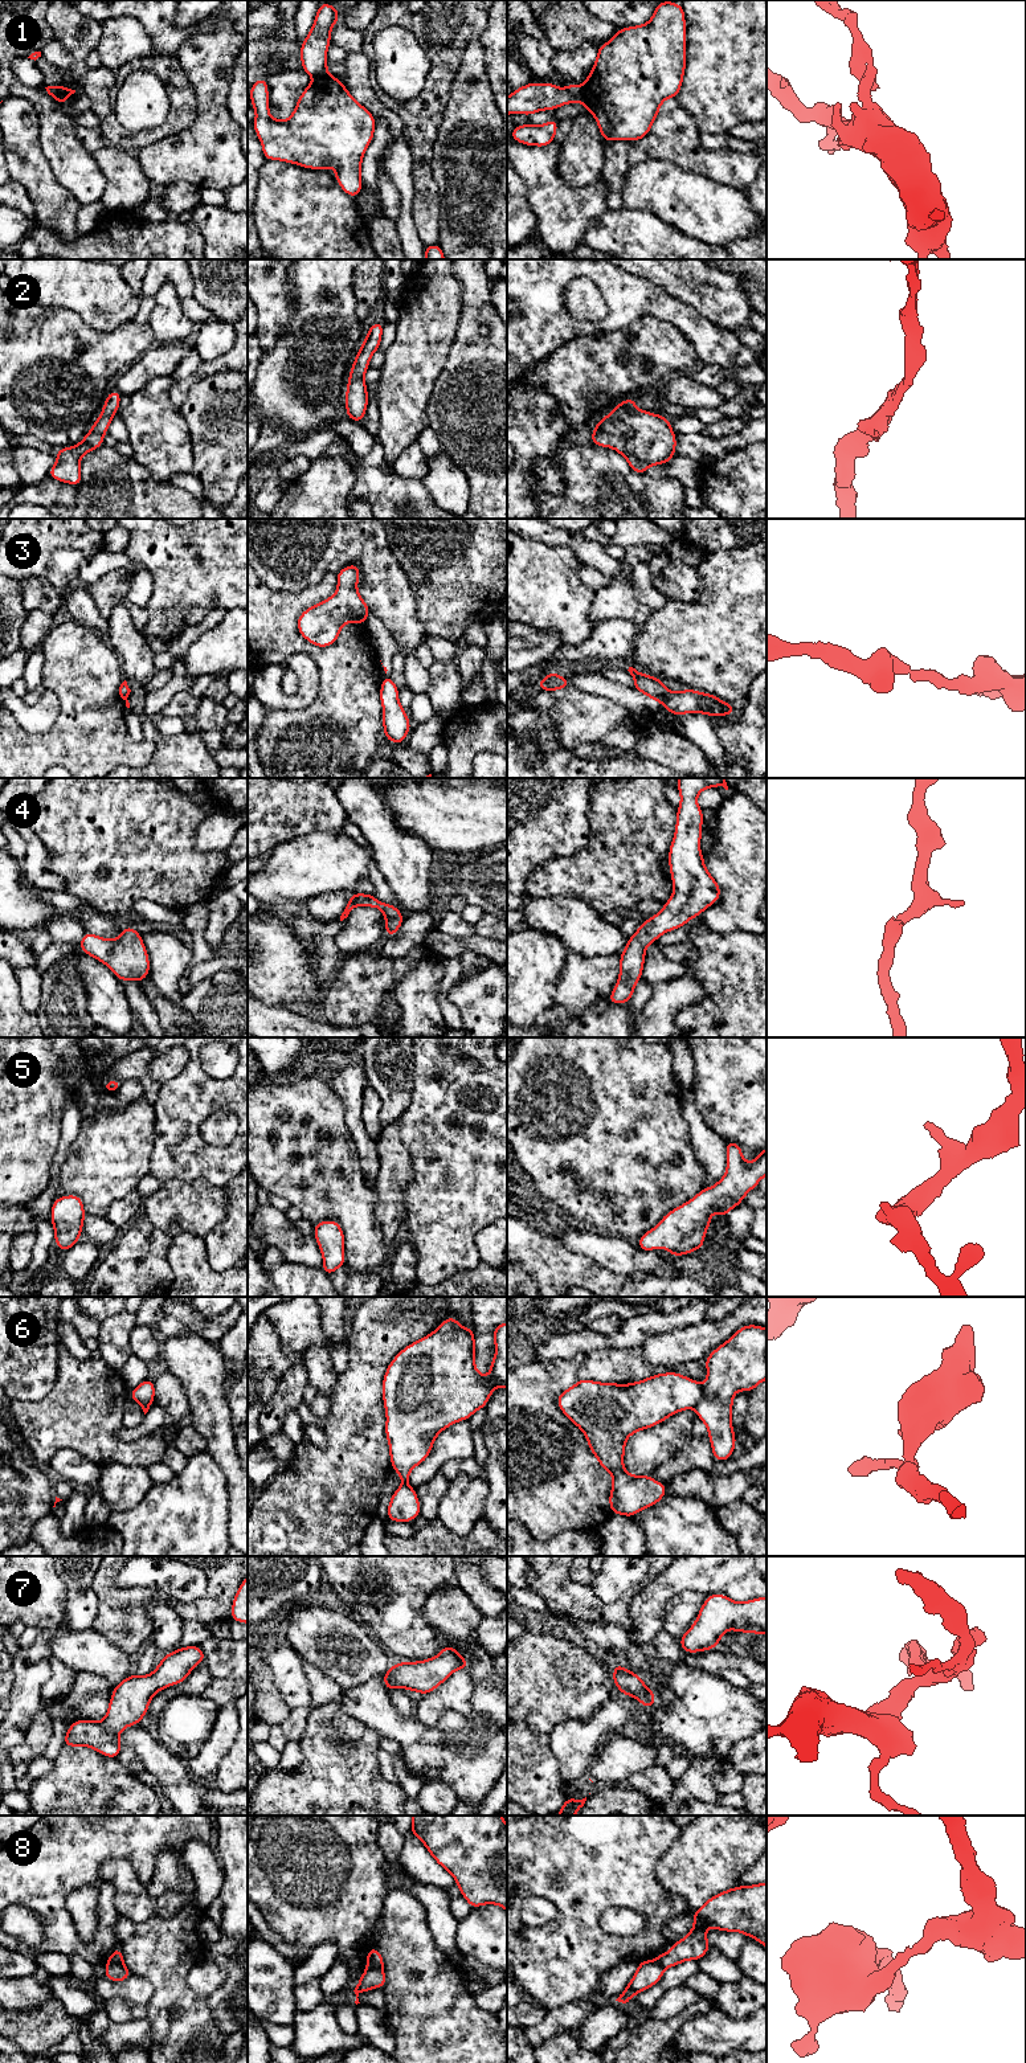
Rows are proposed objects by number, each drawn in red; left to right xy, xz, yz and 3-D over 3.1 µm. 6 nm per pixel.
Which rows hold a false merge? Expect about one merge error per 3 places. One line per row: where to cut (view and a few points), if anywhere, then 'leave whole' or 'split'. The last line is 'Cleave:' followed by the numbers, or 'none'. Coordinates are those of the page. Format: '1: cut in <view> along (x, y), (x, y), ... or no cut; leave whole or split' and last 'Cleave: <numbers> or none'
1: cut in xy along (65, 87), (60, 102); split
2: no cut; leave whole
3: cut in yz along (669, 691), (662, 700); split
4: no cut; leave whole
5: no cut; leave whole
6: cut in yz along (703, 1386), (703, 1394), (694, 1407); split
7: no cut; leave whole
8: cut in xy along (122, 1961), (110, 1961), (107, 1964); split
Cleave: 1, 3, 6, 8

